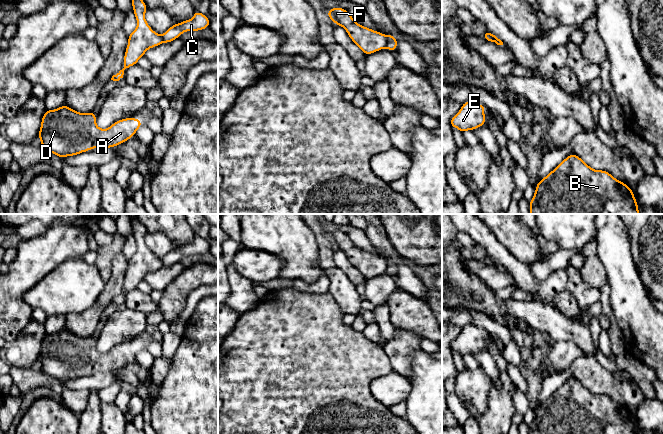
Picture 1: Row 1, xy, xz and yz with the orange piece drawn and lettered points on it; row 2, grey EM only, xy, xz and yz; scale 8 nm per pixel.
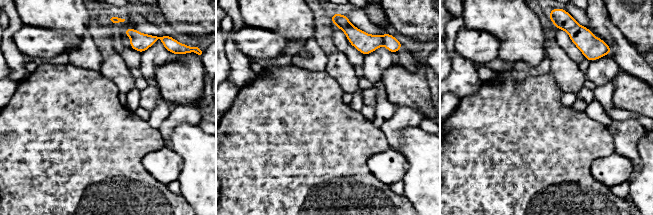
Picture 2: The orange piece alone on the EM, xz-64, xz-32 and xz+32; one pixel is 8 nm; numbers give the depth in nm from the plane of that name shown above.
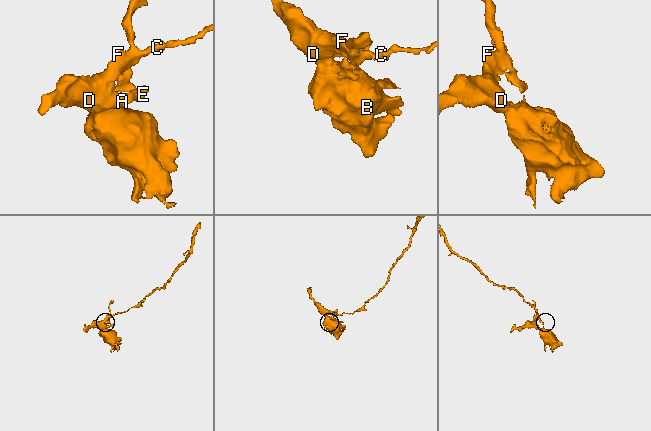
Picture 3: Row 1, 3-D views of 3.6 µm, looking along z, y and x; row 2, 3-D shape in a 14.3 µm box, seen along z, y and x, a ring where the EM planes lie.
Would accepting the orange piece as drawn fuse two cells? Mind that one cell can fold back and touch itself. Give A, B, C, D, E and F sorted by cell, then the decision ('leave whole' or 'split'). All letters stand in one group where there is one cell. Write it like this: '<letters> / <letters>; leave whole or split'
A B D E F / C; split

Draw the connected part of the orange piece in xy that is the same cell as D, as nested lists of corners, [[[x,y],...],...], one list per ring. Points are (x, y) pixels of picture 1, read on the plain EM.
[[[66,329],[46,334],[38,362],[48,376],[60,382],[78,379],[93,372],[113,372],[131,363],[142,345],[133,341],[114,346],[108,353],[96,349],[96,338],[80,337]]]

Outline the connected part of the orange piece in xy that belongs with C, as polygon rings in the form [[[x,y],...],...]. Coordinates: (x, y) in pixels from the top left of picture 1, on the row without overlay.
[[[195,234],[192,243],[182,245],[179,248],[173,248],[162,259],[162,263],[163,266],[170,267],[173,264],[179,262],[179,260],[184,256],[204,254],[207,251],[209,251],[209,249],[210,249],[209,242],[206,239]]]

